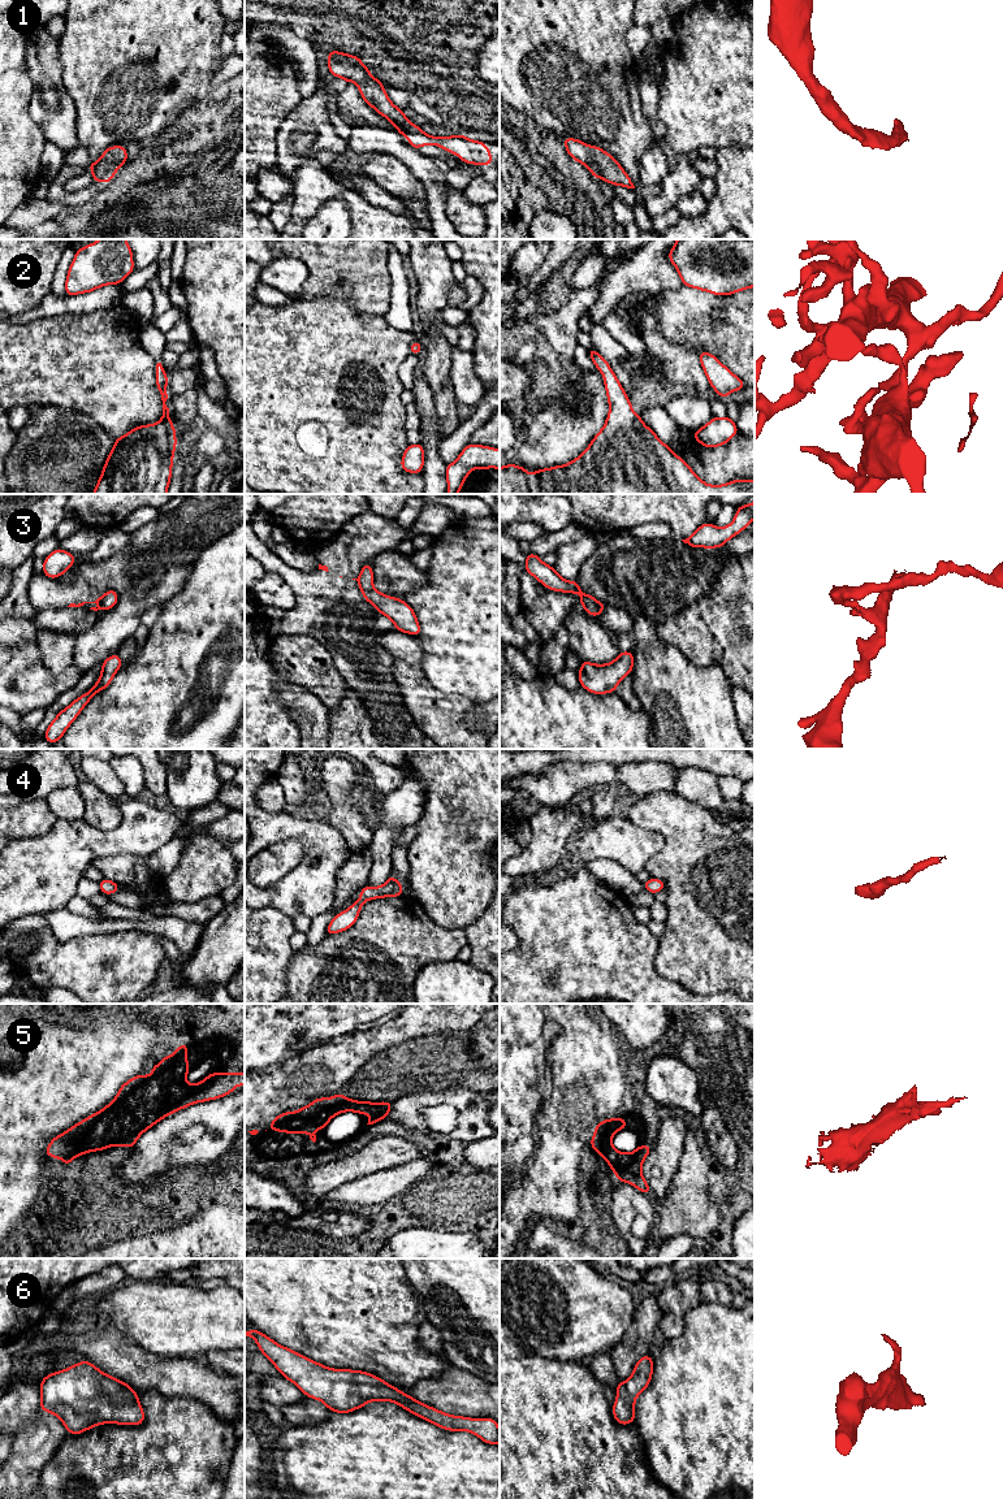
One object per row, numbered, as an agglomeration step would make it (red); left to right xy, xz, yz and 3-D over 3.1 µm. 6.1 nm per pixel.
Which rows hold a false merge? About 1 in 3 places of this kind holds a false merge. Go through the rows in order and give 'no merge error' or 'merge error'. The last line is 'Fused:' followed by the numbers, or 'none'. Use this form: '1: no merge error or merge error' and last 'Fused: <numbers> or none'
1: no merge error
2: no merge error
3: merge error
4: no merge error
5: no merge error
6: no merge error
Fused: 3

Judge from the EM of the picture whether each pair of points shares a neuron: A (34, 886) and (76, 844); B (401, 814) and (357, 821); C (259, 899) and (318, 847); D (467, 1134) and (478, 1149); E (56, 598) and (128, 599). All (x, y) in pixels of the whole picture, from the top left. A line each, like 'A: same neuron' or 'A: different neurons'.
A: same neuron
B: different neurons
C: same neuron
D: different neurons
E: same neuron

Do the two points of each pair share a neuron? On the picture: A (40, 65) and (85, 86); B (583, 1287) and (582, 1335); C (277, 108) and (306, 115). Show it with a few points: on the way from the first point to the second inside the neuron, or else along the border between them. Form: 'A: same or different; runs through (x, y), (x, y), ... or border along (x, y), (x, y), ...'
A: different; border along (57, 46), (63, 83), (74, 104)
B: same; runs through (582, 1299), (582, 1324)
C: different; border along (297, 81), (301, 100), (282, 121), (275, 137)

